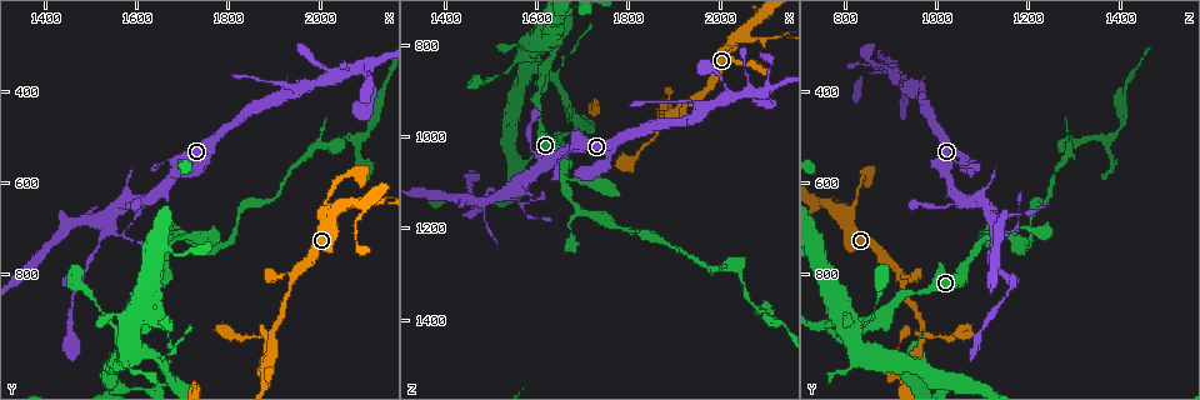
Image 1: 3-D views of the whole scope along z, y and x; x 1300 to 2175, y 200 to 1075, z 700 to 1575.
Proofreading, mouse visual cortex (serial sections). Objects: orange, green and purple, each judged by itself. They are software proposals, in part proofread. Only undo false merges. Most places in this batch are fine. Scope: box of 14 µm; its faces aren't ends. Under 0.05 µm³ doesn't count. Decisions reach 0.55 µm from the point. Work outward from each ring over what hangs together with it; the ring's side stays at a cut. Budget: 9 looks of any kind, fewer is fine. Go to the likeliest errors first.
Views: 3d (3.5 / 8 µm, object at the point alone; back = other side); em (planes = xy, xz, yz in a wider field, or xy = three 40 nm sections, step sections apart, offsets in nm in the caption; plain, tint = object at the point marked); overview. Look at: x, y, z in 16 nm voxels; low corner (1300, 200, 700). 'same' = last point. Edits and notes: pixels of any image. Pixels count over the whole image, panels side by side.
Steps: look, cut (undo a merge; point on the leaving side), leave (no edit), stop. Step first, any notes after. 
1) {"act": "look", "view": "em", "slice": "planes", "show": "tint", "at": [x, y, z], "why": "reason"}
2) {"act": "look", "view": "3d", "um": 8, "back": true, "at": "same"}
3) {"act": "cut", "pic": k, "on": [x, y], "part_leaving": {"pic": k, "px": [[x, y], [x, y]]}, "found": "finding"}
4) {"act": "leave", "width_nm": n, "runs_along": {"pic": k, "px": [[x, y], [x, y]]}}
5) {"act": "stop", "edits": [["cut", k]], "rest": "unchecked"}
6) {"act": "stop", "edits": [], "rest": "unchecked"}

{"act": "look", "view": "3d", "um": 3.5, "at": [2130, 645, 780], "why": "thick turns thin"}

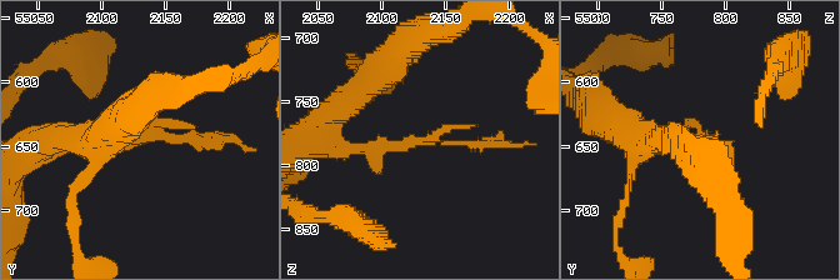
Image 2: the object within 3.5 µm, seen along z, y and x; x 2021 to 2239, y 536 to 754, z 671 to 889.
{"act": "look", "view": "em", "slice": "xy", "step": 3, "show": "tint", "at": [2132, 640, 780], "why": "now the EM"}

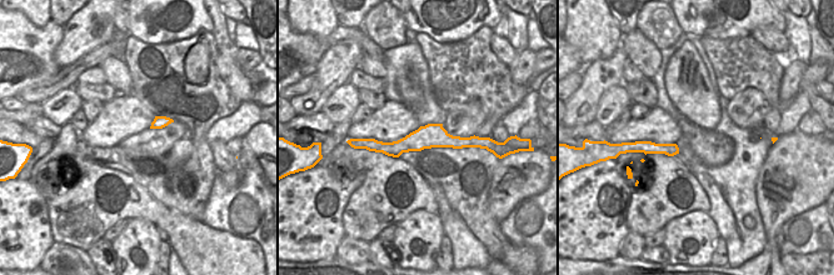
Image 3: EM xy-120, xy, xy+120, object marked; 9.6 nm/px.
{"act": "leave", "runs_along": {"pic": 3, "px": [[472, 140], [364, 145]]}, "found": "continuous, no second cell"}

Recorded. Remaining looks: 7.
{"act": "look", "view": "em", "slice": "xy", "step": 5, "show": "tint", "at": [2030, 520, 1285], "why": "abrupt turn"}

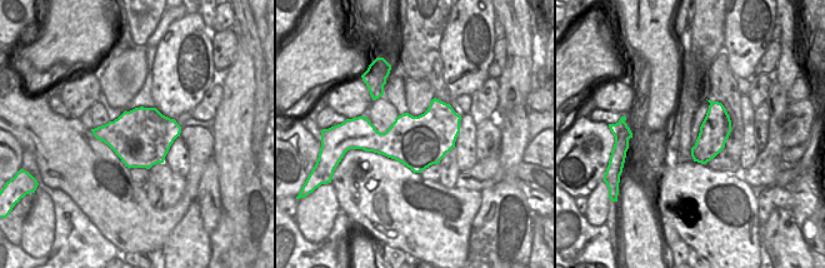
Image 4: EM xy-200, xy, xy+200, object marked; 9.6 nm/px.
{"act": "look", "view": "3d", "um": 3.5, "back": true, "at": "same", "why": "see where the arms go"}

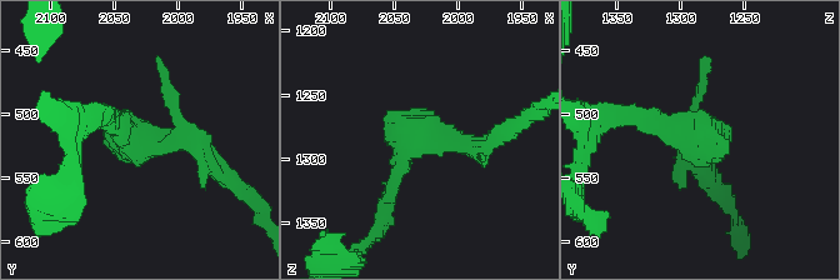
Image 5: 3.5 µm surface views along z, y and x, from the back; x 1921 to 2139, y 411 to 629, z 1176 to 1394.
{"act": "leave", "runs_along": {"pic": 5, "px": [[488, 141], [419, 131], [384, 201]]}, "found": "continuous, no second cell"}

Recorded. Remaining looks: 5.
{"act": "look", "view": "3d", "um": 3.5, "at": [1470, 815, 1160], "why": "sharp bend"}

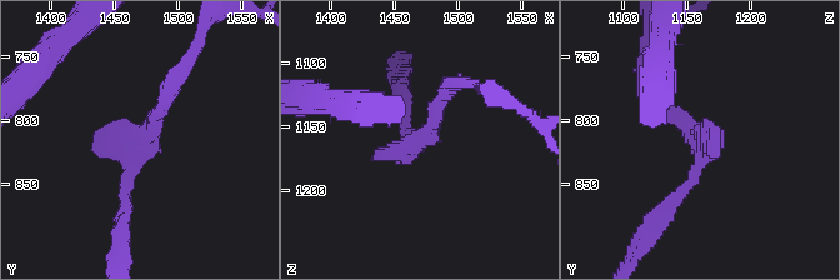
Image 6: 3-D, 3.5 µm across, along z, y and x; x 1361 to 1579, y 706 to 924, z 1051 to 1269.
{"act": "look", "view": "em", "slice": "xy", "step": 3, "show": "tint", "at": [1472, 814, 1162]}

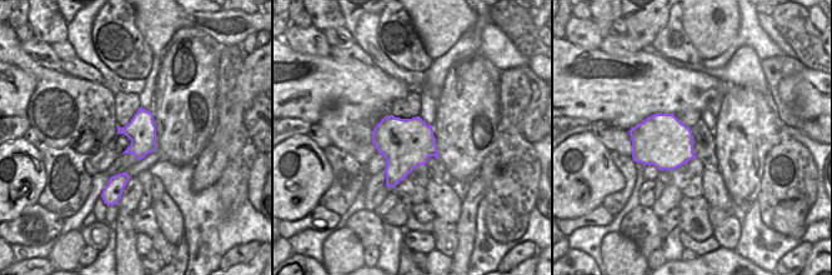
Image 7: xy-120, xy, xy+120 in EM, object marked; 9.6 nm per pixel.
{"act": "leave", "runs_along": {"pic": 6, "px": [[170, 88], [131, 153], [124, 210]]}, "found": "continuous, no second cell"}

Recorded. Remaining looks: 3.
{"act": "look", "view": "3d", "um": 3.5, "back": true, "at": [1610, 890, 880], "why": "a fork"}

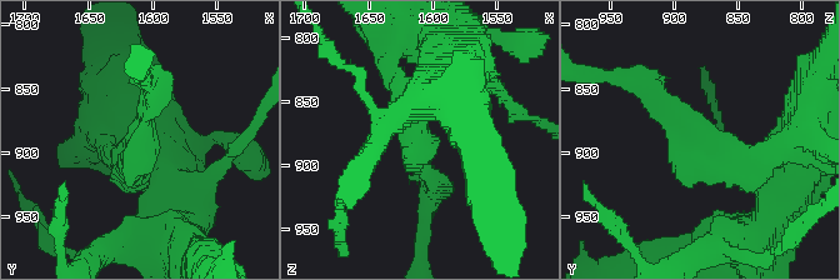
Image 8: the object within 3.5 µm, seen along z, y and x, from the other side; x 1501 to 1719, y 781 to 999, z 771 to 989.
{"act": "look", "view": "em", "slice": "xy", "step": 5, "show": "plain", "at": [1608, 886, 880]}

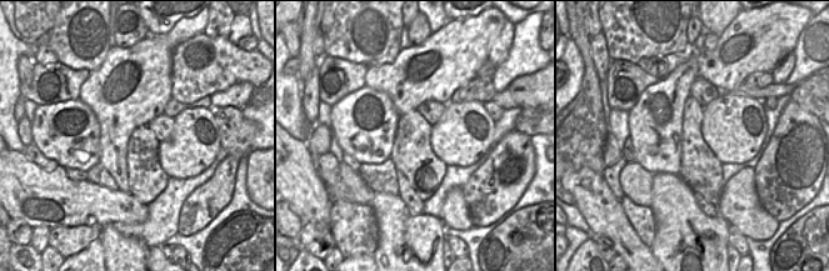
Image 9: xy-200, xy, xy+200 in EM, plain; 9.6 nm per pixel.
{"act": "look", "view": "em", "slice": "xy", "step": 5, "show": "tint", "at": "same", "why": "with the object marked"}

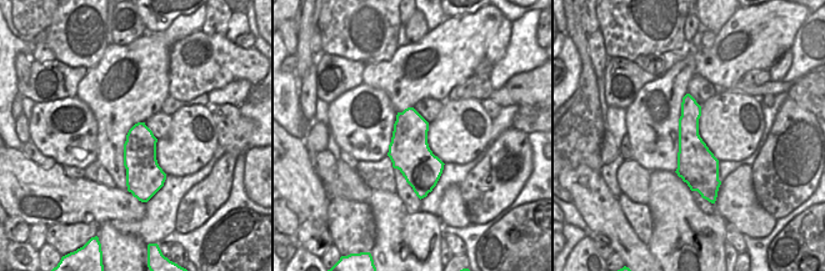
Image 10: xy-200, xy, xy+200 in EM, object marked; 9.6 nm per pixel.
{"act": "leave", "runs_along": {"pic": 8, "px": [[644, 80], [724, 164], [761, 156]]}, "found": "all the same cell"}

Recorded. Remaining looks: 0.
{"act": "stop", "edits": [], "rest": "unchecked"}

